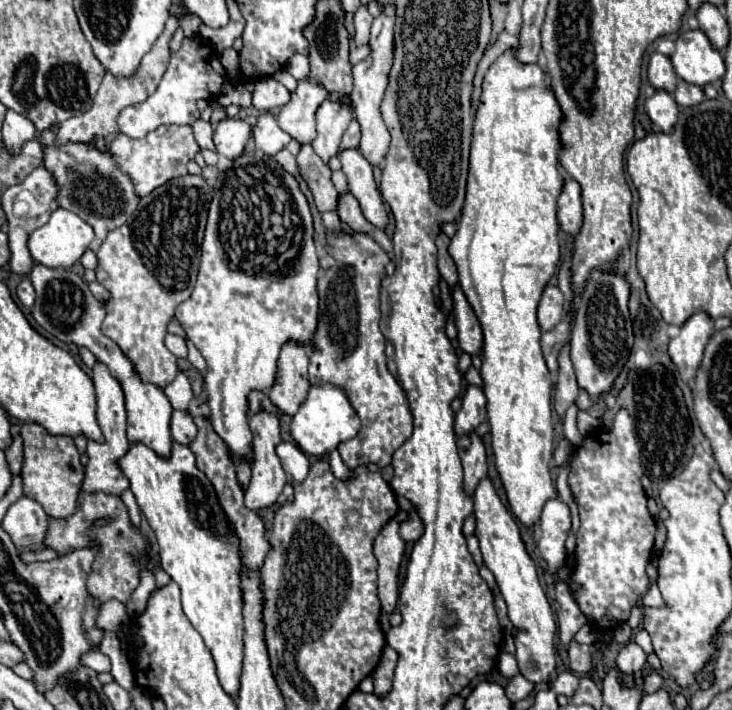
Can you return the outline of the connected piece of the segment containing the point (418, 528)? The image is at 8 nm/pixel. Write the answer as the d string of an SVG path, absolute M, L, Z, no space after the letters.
M411 512L409 518L407 518L405 522L401 522L401 526L399 526L399 536L401 536L405 542L415 542L421 534L423 534L423 524L421 524L417 512Z

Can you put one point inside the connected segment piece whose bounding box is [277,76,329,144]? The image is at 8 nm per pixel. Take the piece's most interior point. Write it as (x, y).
(297, 117)

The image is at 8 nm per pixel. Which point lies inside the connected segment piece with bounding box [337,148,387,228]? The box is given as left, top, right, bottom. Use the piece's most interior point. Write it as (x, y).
(359, 173)

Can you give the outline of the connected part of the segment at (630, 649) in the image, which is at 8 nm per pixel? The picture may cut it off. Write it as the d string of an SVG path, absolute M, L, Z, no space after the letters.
M633 640L627 642L623 646L623 650L619 652L617 656L617 668L623 672L623 674L635 674L635 672L641 672L643 664L647 662L647 654L643 652L643 648L639 644L635 644Z

